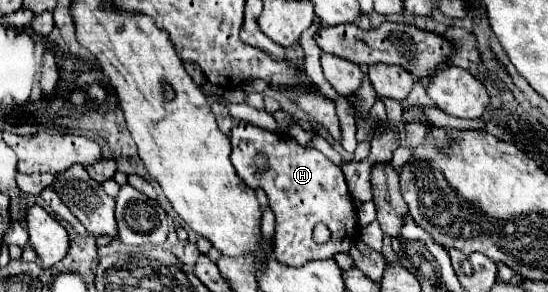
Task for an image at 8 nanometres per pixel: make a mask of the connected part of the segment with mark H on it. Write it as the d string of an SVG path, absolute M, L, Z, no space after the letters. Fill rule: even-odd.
M236 121L232 127L232 165L240 179L252 189L262 187L268 195L270 207L276 215L278 245L274 245L274 259L290 265L302 267L308 261L328 259L336 253L348 253L352 243L360 237L356 205L346 187L342 169L324 157L316 149L306 149L298 145L292 137L284 133L270 133L260 127ZM254 155L266 155L266 171L260 171L254 163ZM316 223L326 223L332 231L332 239L324 245L318 245L312 239L312 229Z

